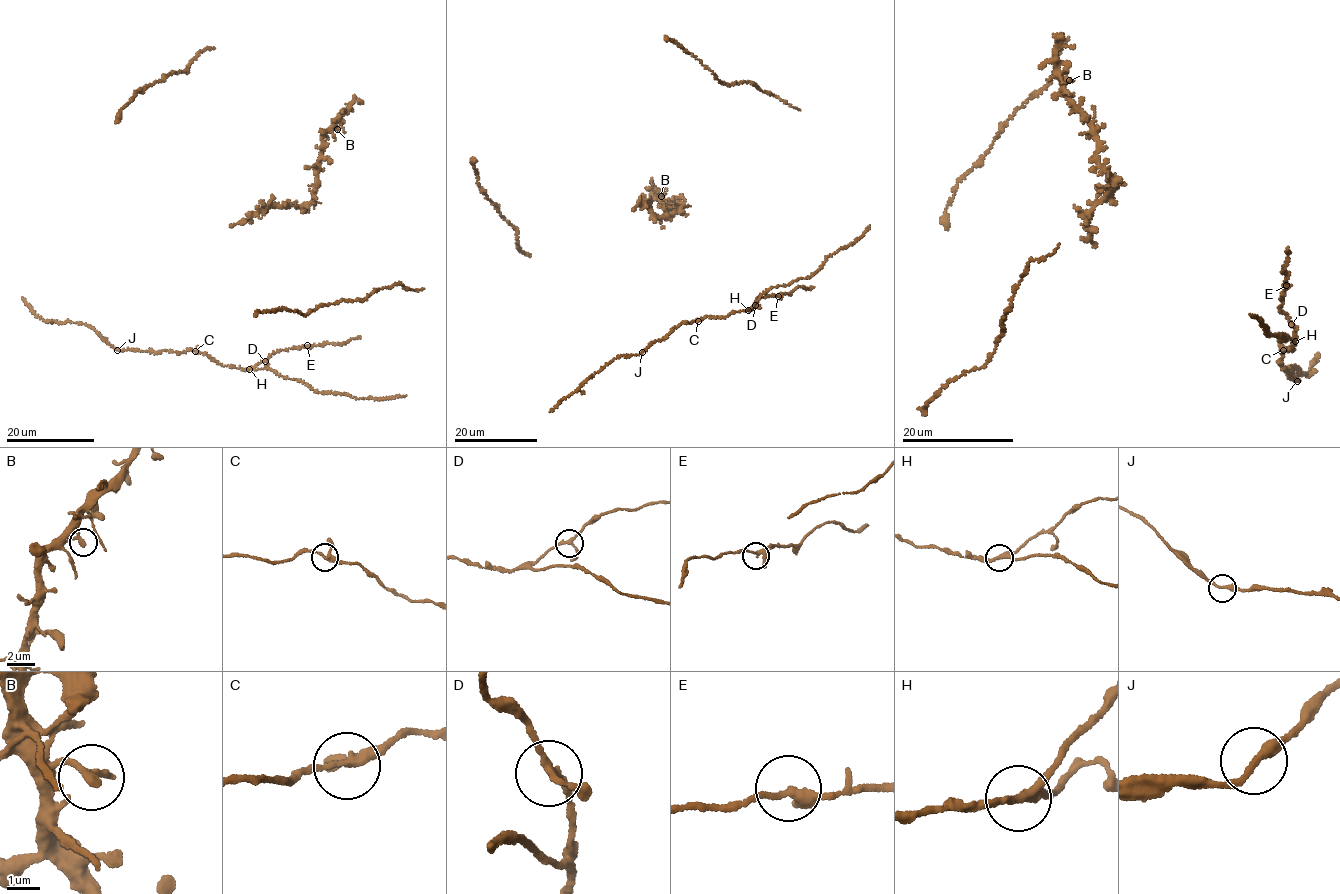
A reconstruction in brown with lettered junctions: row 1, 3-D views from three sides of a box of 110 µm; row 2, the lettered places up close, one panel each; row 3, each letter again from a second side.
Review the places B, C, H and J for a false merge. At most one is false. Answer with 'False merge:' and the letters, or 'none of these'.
False merge: H

